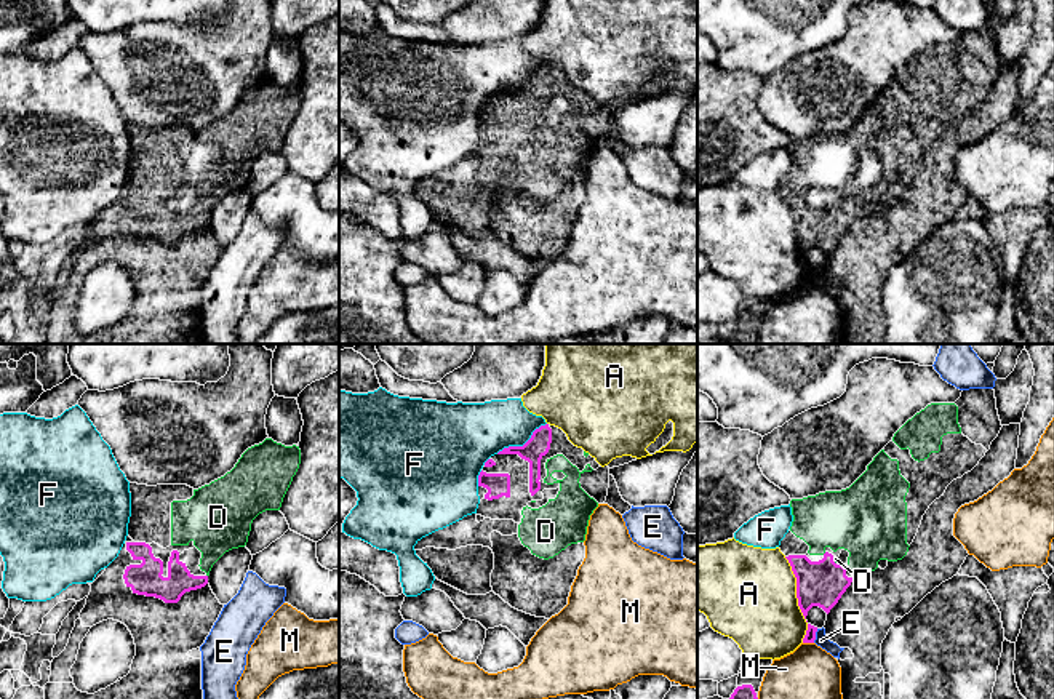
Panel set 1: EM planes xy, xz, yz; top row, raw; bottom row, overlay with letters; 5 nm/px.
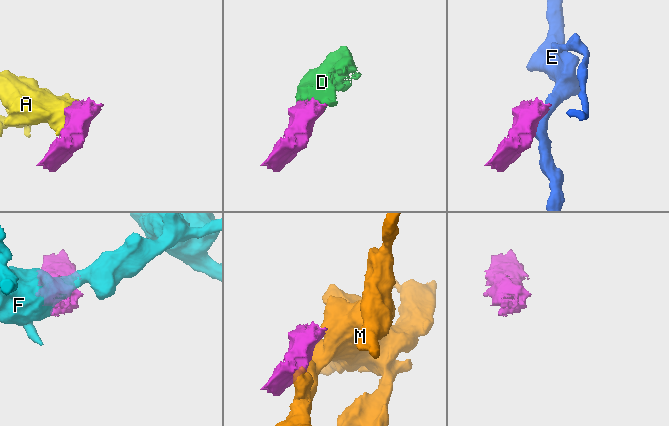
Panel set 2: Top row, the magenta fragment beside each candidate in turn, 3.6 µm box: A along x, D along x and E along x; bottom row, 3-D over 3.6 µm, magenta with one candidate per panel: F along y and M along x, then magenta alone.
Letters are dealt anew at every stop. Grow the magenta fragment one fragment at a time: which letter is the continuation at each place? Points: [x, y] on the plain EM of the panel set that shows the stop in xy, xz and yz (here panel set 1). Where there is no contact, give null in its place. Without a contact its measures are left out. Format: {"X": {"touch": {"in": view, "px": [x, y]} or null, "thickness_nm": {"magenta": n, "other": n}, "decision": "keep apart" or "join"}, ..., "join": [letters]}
{"A": {"touch": {"in": "yz", "px": [798, 242]}, "thickness_nm": {"magenta": 220, "other": 460}, "decision": "keep apart"}, "D": {"touch": {"in": "yz", "px": [832, 202]}, "thickness_nm": {"magenta": 220, "other": 20}, "decision": "join"}, "E": {"touch": {"in": "yz", "px": [814, 277]}, "thickness_nm": {"magenta": 60, "other": 70}, "decision": "keep apart"}, "F": {"touch": {"in": "xz", "px": [523, 87]}, "thickness_nm": {"magenta": 110, "other": 280}, "decision": "keep apart"}, "M": {"touch": {"in": "yz", "px": [808, 283]}, "thickness_nm": {"magenta": 60, "other": 380}, "decision": "keep apart"}, "join": ["D"]}

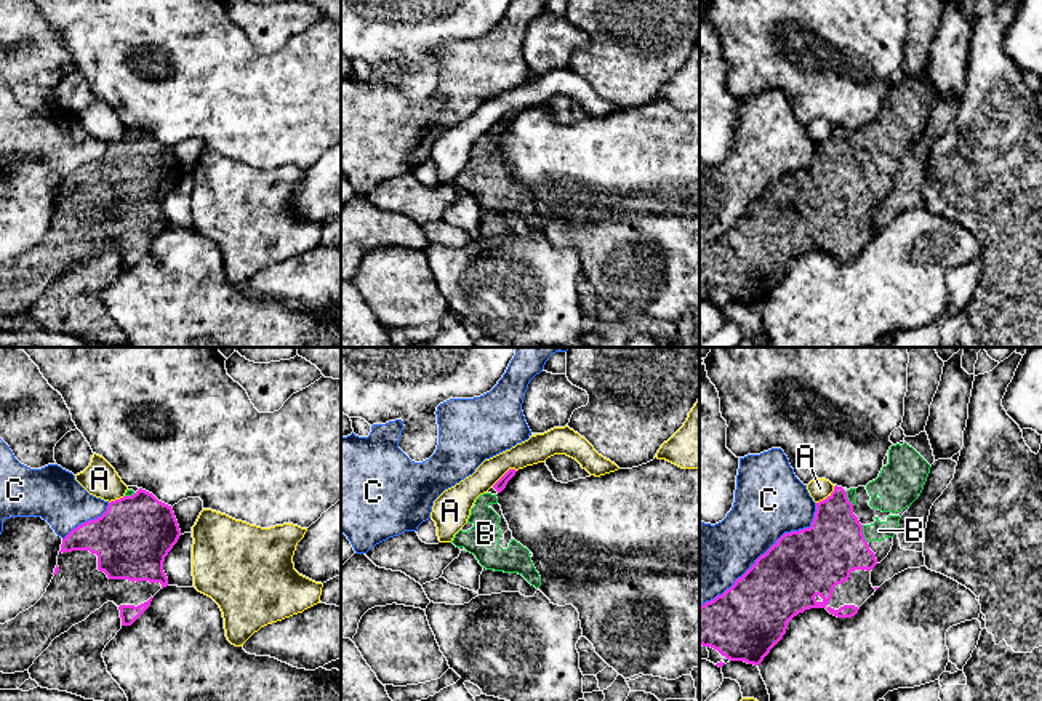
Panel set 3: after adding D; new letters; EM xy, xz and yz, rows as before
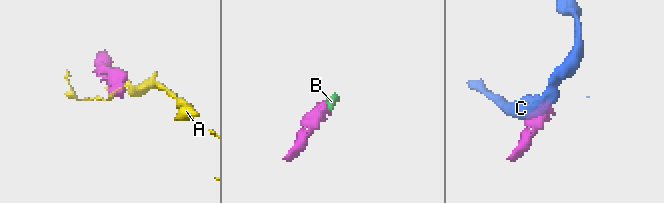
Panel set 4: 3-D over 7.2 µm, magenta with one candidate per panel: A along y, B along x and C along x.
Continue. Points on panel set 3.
{"A": {"touch": {"in": "xz", "px": [504, 116]}, "thickness_nm": {"magenta": 60, "other": 140}, "decision": "keep apart"}, "B": {"touch": {"in": "yz", "px": [861, 175]}, "thickness_nm": {"magenta": 320, "other": 100}, "decision": "join"}, "C": {"touch": {"in": "yz", "px": [767, 192]}, "thickness_nm": {"magenta": 340, "other": 360}, "decision": "keep apart"}, "join": ["B"]}

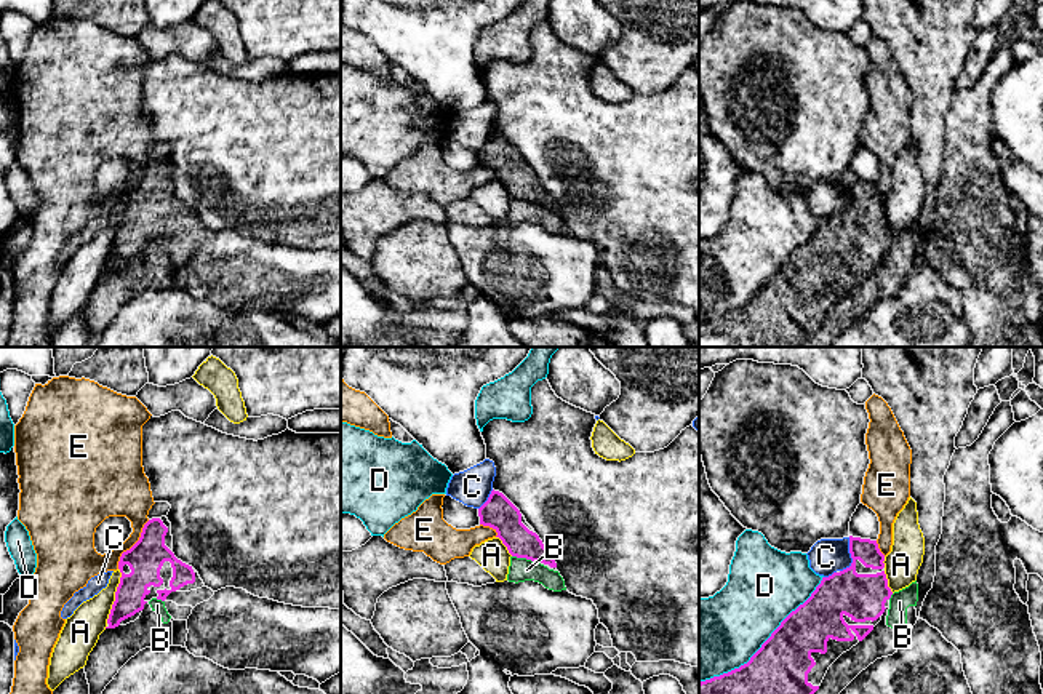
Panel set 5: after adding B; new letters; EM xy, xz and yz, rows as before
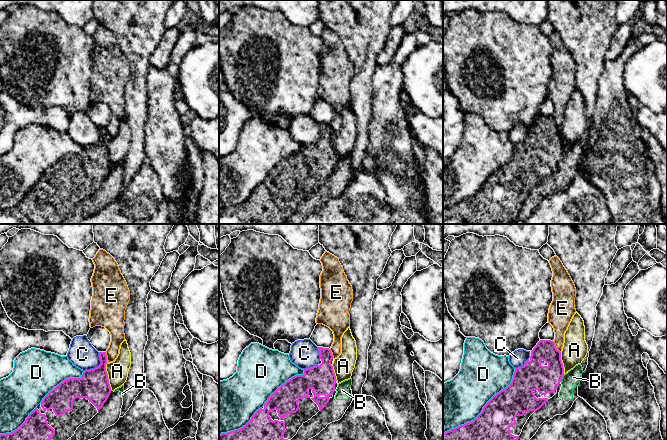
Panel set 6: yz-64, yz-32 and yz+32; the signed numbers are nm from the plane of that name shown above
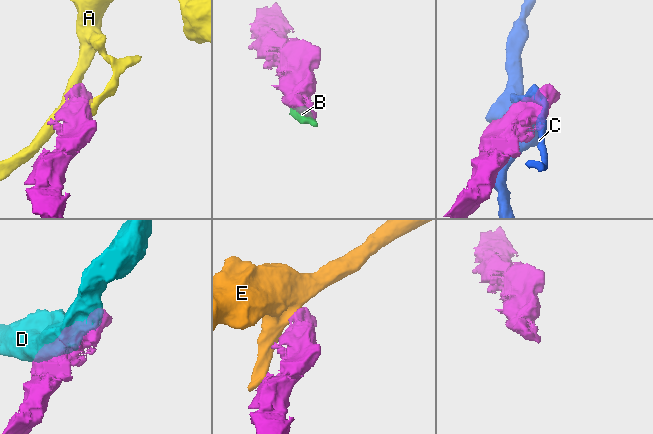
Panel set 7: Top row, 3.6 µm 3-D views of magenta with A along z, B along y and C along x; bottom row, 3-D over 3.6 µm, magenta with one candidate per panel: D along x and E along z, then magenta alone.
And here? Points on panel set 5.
{"A": {"touch": {"in": "xy", "px": [115, 237]}, "thickness_nm": {"magenta": 180, "other": 180}, "decision": "keep apart"}, "B": {"touch": {"in": "xz", "px": [527, 200]}, "thickness_nm": {"magenta": 160, "other": 120}, "decision": "keep apart"}, "C": {"touch": {"in": "yz", "px": [851, 199]}, "thickness_nm": {"magenta": 240, "other": 180}, "decision": "keep apart"}, "D": {"touch": {"in": "yz", "px": [765, 283]}, "thickness_nm": {"magenta": 360, "other": 380}, "decision": "keep apart"}, "E": {"touch": {"in": "xy", "px": [133, 187]}, "thickness_nm": {"magenta": 180, "other": 220}, "decision": "keep apart"}, "join": []}

